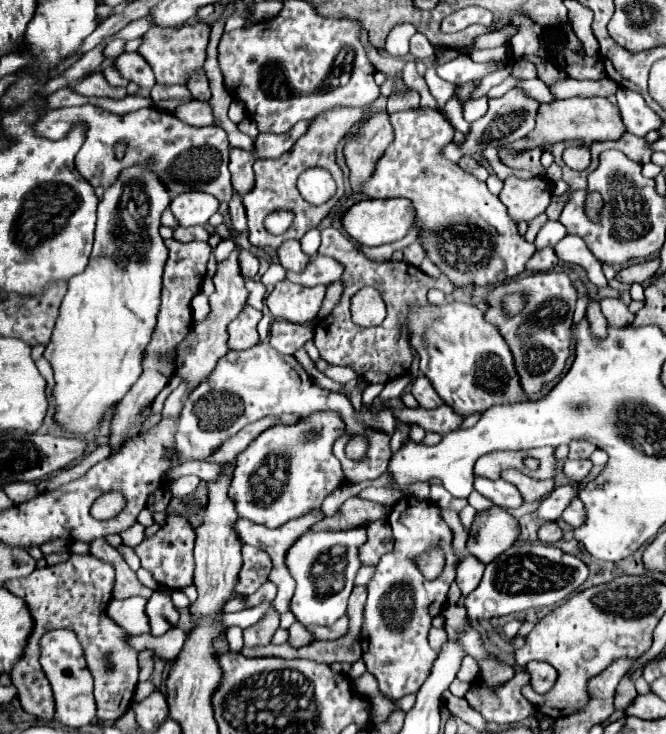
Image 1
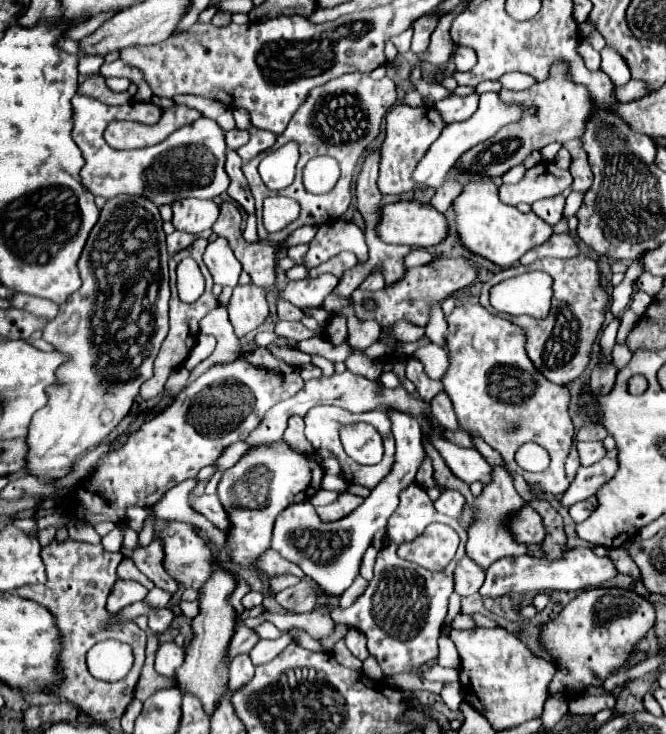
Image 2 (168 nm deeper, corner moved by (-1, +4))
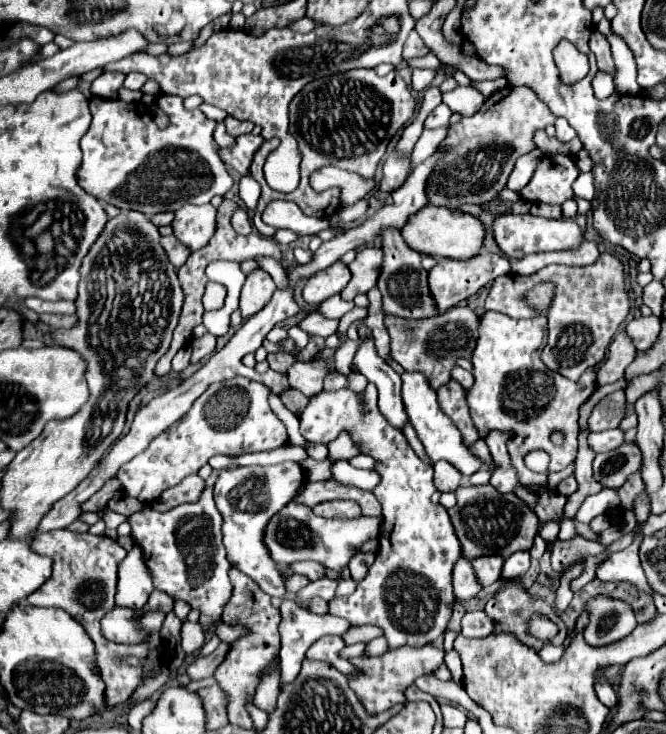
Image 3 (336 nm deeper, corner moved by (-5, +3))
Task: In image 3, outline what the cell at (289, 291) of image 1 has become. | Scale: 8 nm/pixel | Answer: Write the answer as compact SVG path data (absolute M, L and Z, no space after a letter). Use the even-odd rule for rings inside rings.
M337 261L331 267L327 267L325 271L319 271L313 277L309 277L309 281L305 281L303 299L315 307L321 301L329 299L331 295L339 295L345 289L345 285L349 283L349 279L351 279L351 273L347 265Z

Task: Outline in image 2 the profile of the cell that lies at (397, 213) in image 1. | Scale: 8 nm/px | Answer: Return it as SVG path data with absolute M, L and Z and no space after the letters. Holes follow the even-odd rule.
M403 200L403 202L387 204L383 208L381 224L377 226L377 232L383 238L383 242L387 242L387 244L405 244L411 248L433 248L447 238L449 224L447 224L445 216L441 212L437 212L431 204Z

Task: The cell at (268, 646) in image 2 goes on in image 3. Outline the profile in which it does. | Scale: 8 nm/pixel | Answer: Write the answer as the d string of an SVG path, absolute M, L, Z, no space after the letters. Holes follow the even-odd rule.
M267 669L265 677L261 677L261 685L257 685L255 705L269 713L275 705L277 691L279 691L279 669Z

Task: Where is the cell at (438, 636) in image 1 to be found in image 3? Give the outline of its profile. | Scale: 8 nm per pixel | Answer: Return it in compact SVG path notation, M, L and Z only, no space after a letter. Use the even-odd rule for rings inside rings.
M455 649L445 653L445 665L449 667L449 671L453 675L453 681L461 683L461 657L459 657L459 653Z

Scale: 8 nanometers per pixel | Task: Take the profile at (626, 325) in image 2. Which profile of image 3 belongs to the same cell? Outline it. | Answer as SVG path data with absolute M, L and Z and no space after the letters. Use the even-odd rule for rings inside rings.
M621 329L613 339L613 343L609 345L605 361L597 369L597 383L605 385L621 379L625 367L633 361L633 357L635 357L635 345L633 341L629 341L629 335Z

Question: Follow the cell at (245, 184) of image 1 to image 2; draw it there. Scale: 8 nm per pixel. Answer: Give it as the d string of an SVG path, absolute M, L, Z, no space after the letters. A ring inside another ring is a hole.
M229 130L225 132L225 142L227 142L227 148L241 148L245 142L249 142L249 132L245 130Z

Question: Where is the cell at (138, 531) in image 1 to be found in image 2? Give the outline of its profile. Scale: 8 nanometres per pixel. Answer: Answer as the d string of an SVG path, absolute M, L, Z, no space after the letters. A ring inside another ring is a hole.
M116 526L109 534L101 538L101 543L105 550L109 552L119 551L123 542L123 533Z

